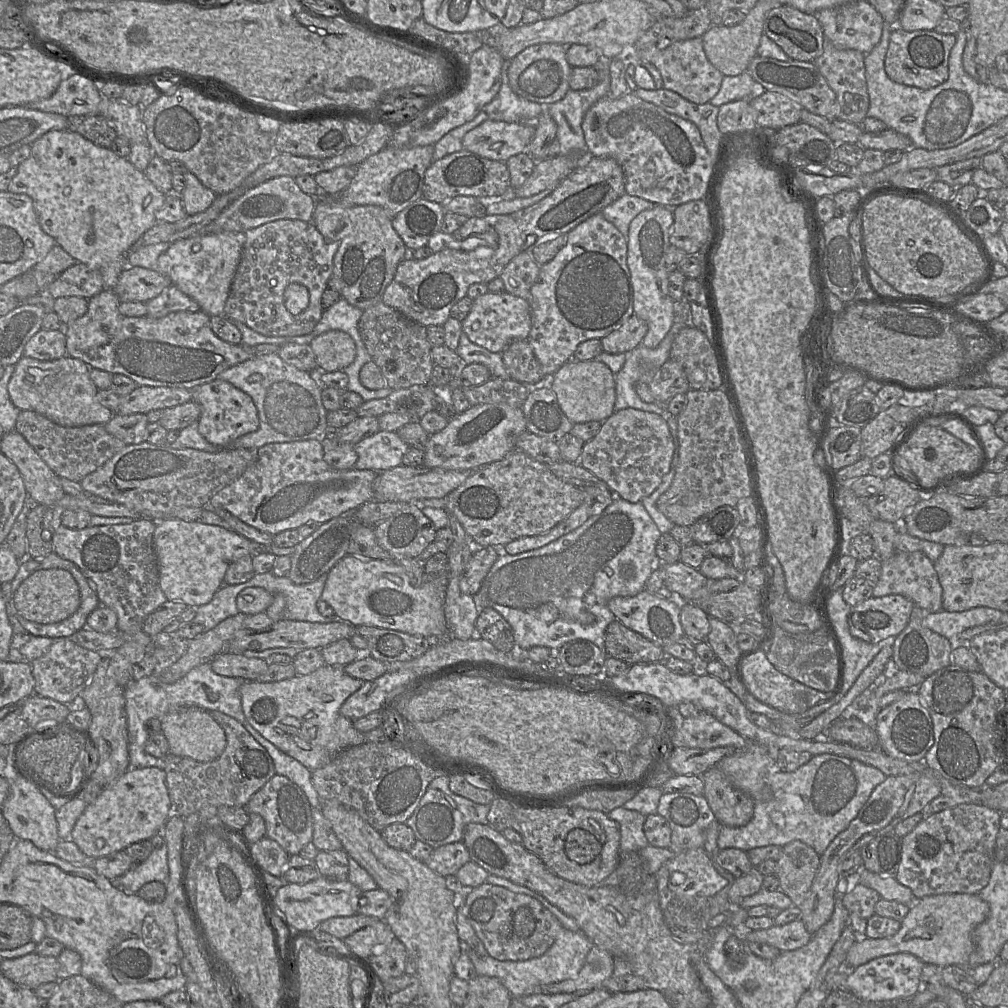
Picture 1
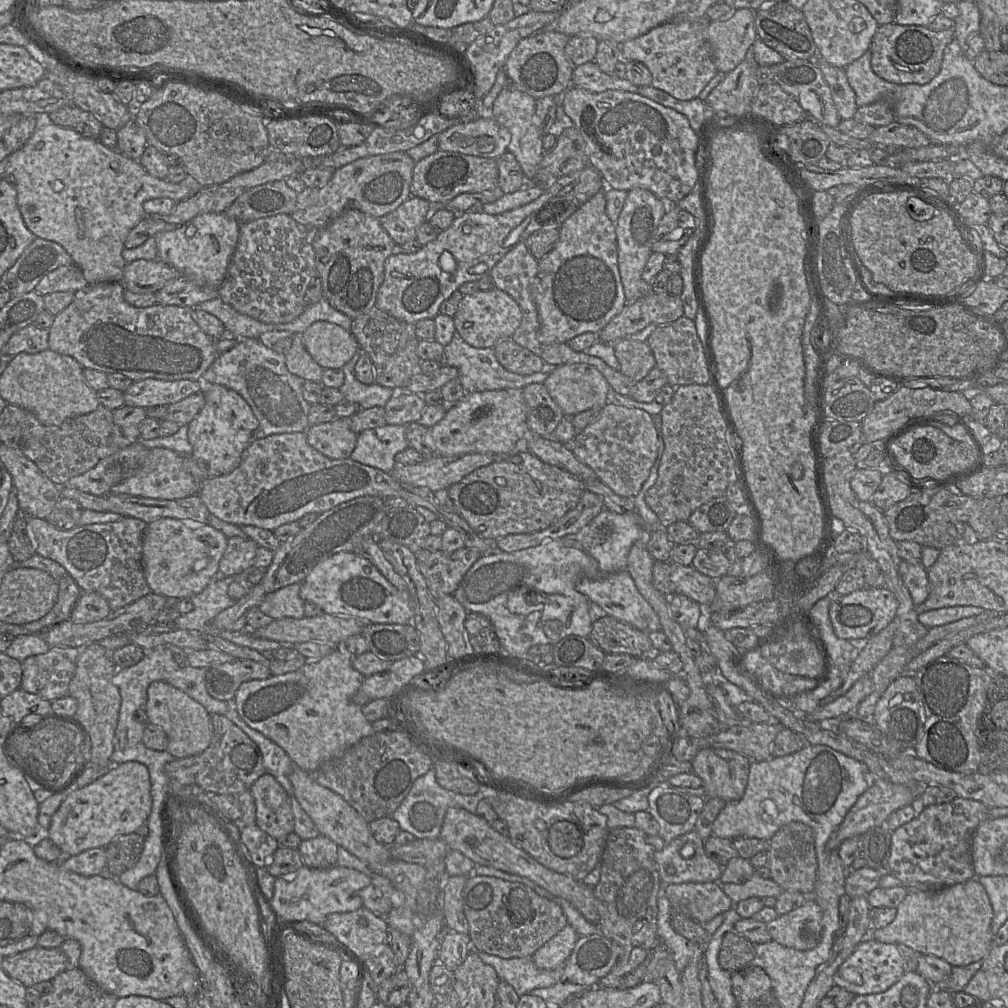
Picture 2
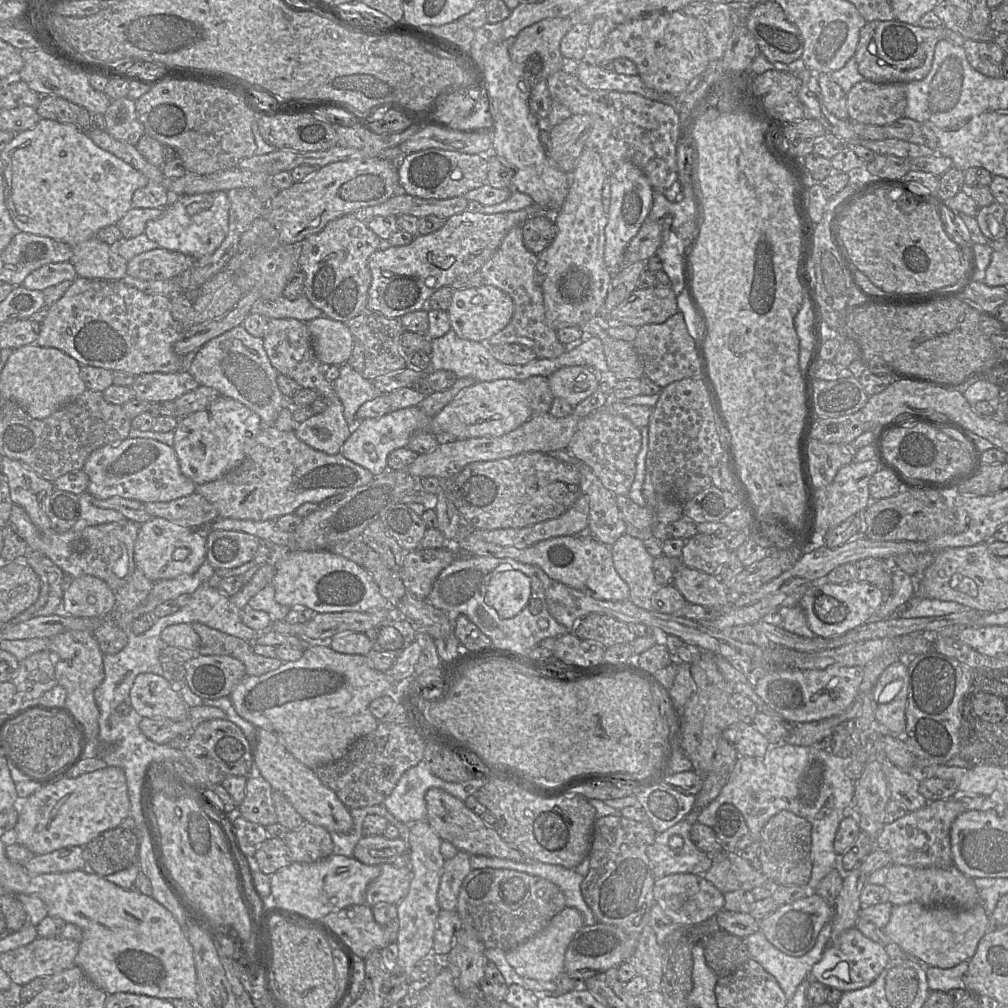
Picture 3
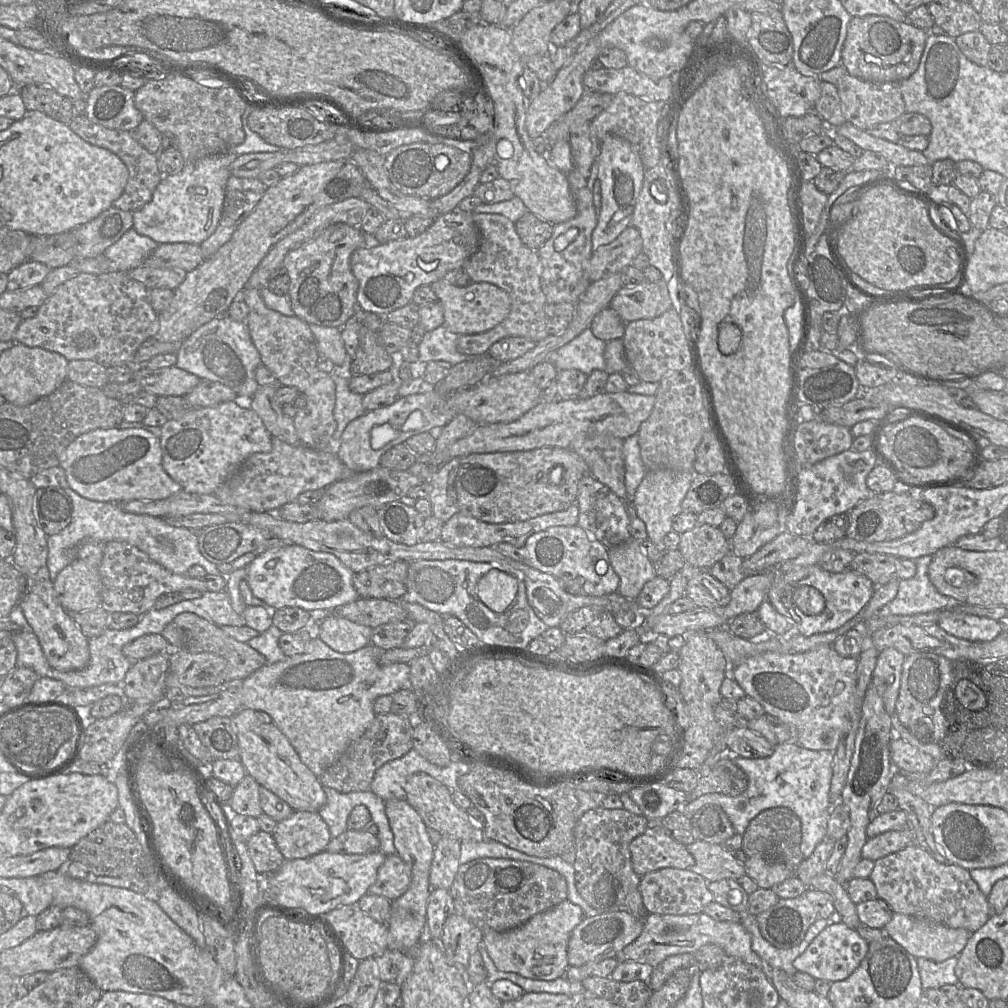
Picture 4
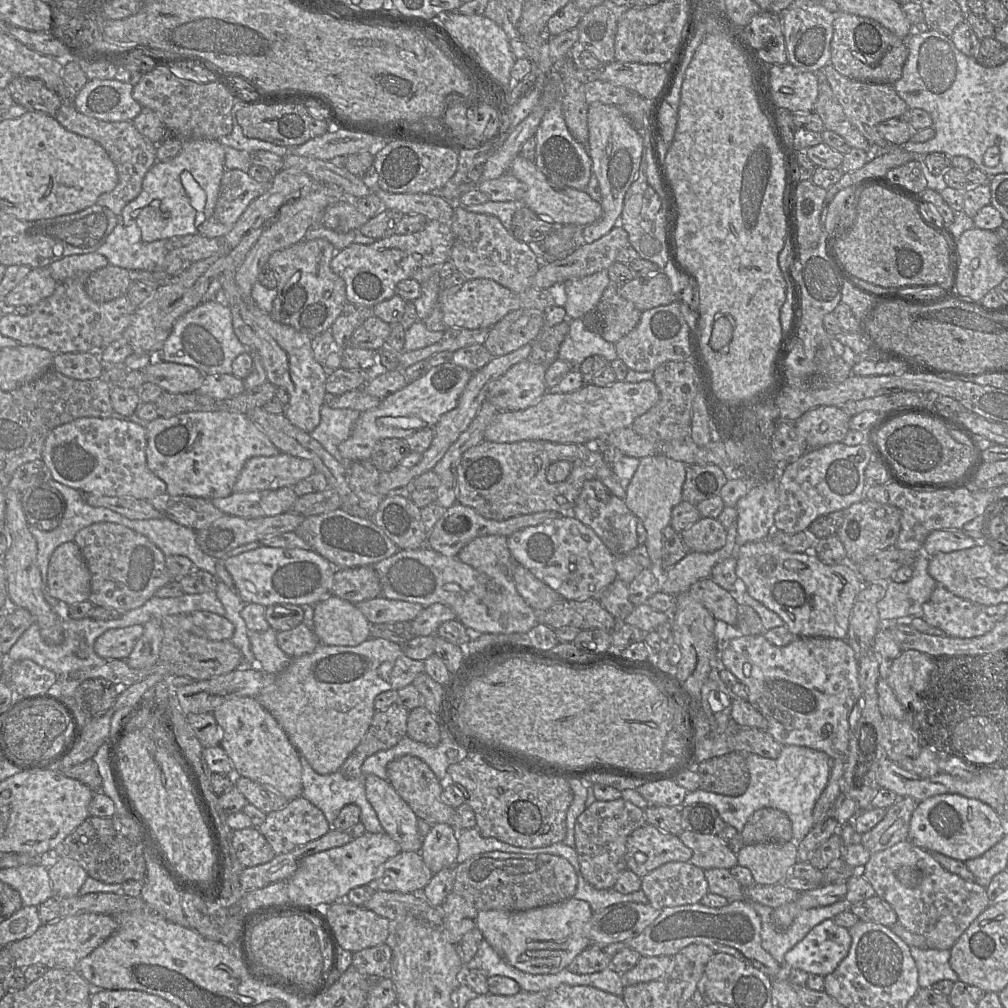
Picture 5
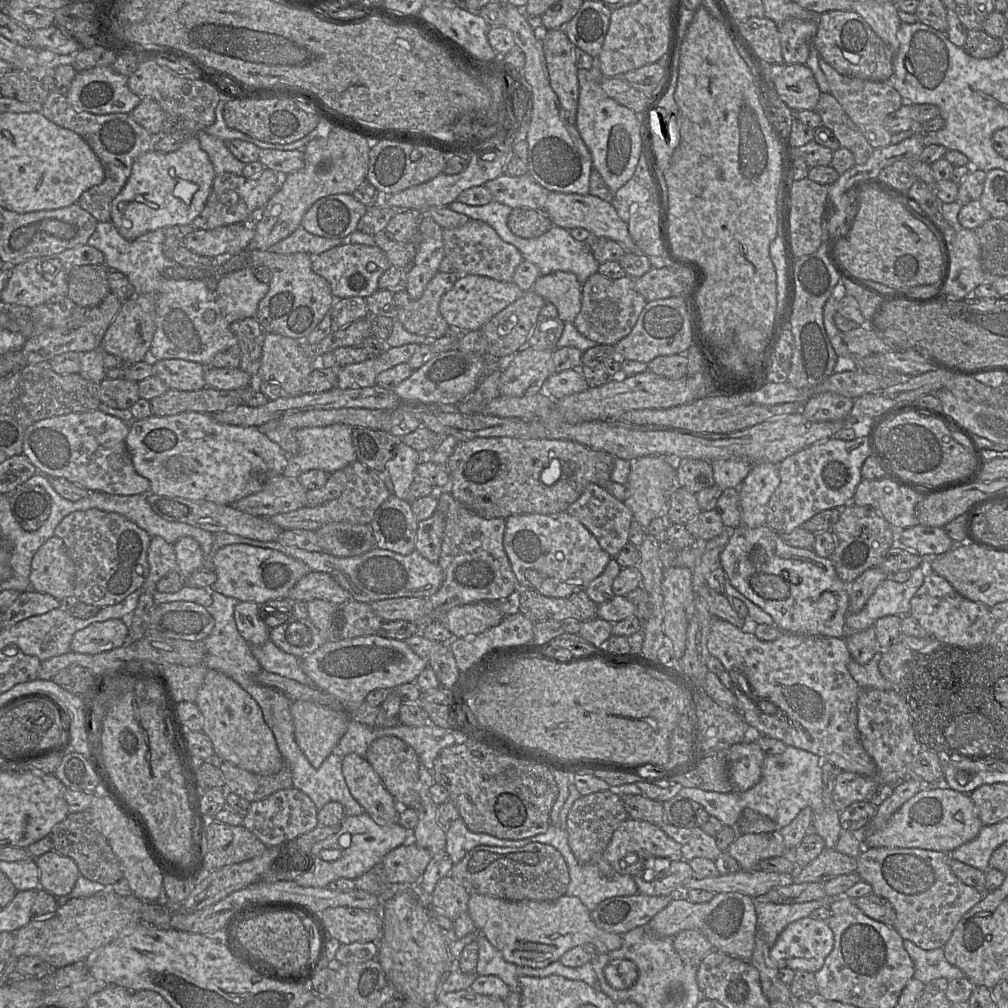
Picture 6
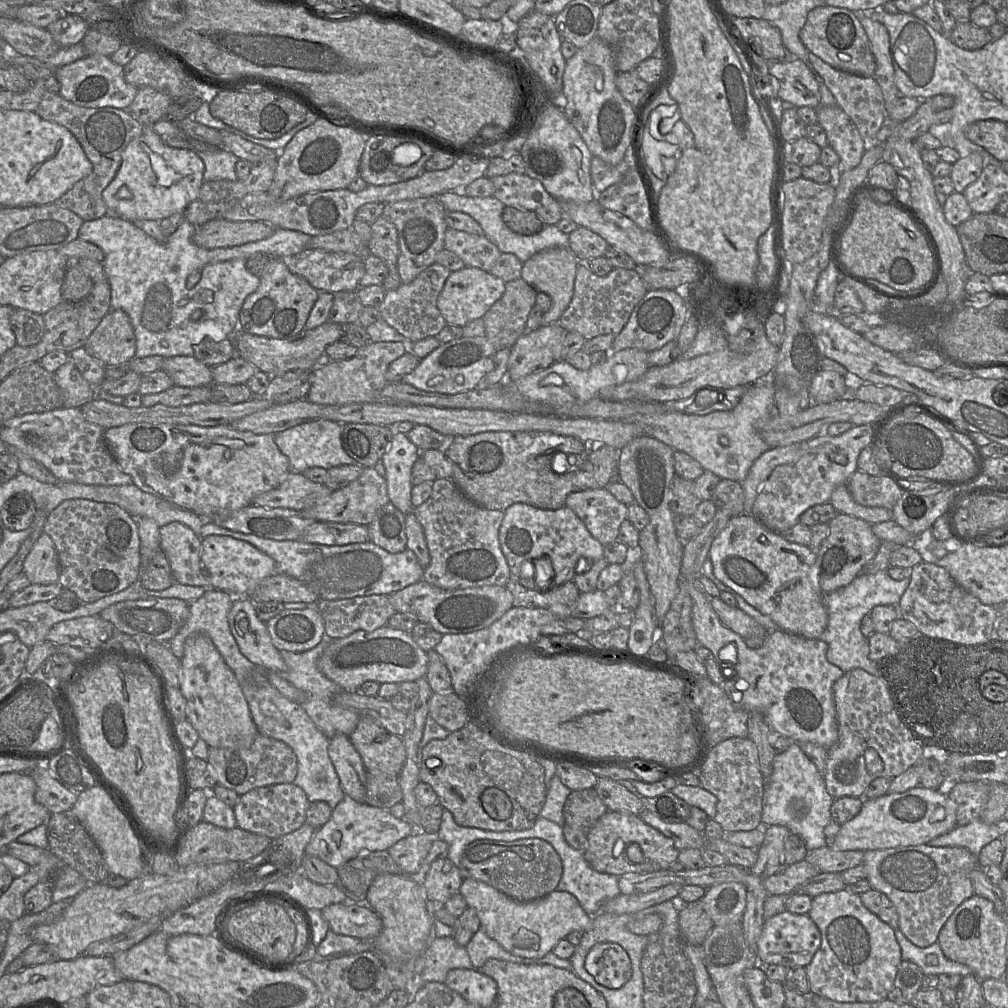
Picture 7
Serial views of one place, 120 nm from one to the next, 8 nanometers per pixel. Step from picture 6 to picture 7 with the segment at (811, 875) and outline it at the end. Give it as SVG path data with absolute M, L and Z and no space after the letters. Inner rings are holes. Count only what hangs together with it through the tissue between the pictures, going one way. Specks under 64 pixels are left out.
M828 846L808 851L806 860L820 872L841 873L863 863L865 851L834 850Z

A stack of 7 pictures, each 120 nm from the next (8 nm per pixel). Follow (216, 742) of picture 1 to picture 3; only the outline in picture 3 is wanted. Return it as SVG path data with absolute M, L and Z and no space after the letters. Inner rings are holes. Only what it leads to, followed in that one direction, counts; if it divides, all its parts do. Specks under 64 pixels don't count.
M153 674L137 675L129 693L130 703L141 717L184 720L189 706L166 678Z

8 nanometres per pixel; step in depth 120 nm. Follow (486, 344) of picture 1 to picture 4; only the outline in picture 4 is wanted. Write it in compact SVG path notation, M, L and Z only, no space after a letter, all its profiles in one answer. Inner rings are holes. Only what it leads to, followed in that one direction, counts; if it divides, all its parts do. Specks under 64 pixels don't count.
M441 279L430 286L443 308L443 325L457 335L486 332L500 324L511 311L511 298L508 293L488 282L474 282L467 287L460 287Z

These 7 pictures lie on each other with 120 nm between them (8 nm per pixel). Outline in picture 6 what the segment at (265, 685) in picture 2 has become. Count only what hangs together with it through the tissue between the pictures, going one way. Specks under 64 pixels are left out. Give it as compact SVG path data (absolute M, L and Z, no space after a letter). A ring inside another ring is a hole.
M376 634L351 639L327 640L317 650L301 659L301 667L313 684L340 700L345 709L357 709L368 693L375 689L394 690L397 686L415 682L429 665L404 640ZM291 701L291 715L294 723L295 740L314 768L319 768L333 752L341 737L347 731L350 721L346 711L336 711L307 701Z

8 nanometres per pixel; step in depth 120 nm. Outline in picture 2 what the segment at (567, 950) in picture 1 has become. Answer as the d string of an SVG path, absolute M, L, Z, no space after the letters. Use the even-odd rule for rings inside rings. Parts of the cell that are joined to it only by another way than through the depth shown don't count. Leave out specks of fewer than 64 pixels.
M472 946L480 959L496 971L500 980L513 987L518 996L530 993L534 989L551 987L560 982L564 964L550 970L539 969L530 956L522 958L501 958L478 951Z

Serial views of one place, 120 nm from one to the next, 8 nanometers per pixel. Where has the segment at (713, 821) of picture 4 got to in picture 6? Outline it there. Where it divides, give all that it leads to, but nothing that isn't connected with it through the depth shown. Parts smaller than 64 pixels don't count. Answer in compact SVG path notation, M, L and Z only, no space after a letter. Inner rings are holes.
M678 794L663 802L665 823L680 828L702 827L710 815L697 802L682 798Z

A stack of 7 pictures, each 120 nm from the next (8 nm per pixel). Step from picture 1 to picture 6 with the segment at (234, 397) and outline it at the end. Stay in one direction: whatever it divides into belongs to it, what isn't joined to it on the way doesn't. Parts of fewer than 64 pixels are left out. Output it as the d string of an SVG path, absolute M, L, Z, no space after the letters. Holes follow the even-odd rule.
M184 412L134 420L130 424L126 445L137 473L150 482L150 491L168 497L209 501L233 505L236 501L261 491L266 483L283 476L288 455L256 426L233 426L219 423L206 412Z

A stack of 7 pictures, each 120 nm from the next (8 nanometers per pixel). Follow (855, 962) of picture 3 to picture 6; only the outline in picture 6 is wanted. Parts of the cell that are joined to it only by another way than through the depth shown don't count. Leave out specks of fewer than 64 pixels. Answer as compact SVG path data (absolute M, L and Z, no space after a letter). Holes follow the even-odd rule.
M806 917L790 923L780 933L777 941L770 948L770 954L779 969L816 973L822 968L833 947L834 934L828 924L823 920Z

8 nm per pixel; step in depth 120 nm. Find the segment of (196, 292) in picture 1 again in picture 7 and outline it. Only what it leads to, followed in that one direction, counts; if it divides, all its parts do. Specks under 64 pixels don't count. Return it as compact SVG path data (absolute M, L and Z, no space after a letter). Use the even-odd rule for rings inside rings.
M145 127L142 134L132 140L122 154L121 165L111 183L103 190L102 197L109 213L133 222L139 219L156 220L184 212L197 199L204 182L205 165L197 152L190 149L173 148L165 144L152 127Z

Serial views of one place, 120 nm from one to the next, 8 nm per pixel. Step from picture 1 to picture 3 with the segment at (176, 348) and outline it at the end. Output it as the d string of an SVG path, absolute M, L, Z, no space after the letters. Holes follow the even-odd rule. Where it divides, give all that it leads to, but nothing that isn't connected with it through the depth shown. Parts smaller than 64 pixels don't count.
M77 276L65 294L48 308L35 344L57 348L81 365L138 376L184 370L182 356L173 349L181 332L181 325L171 313L170 297L144 293L122 280Z

